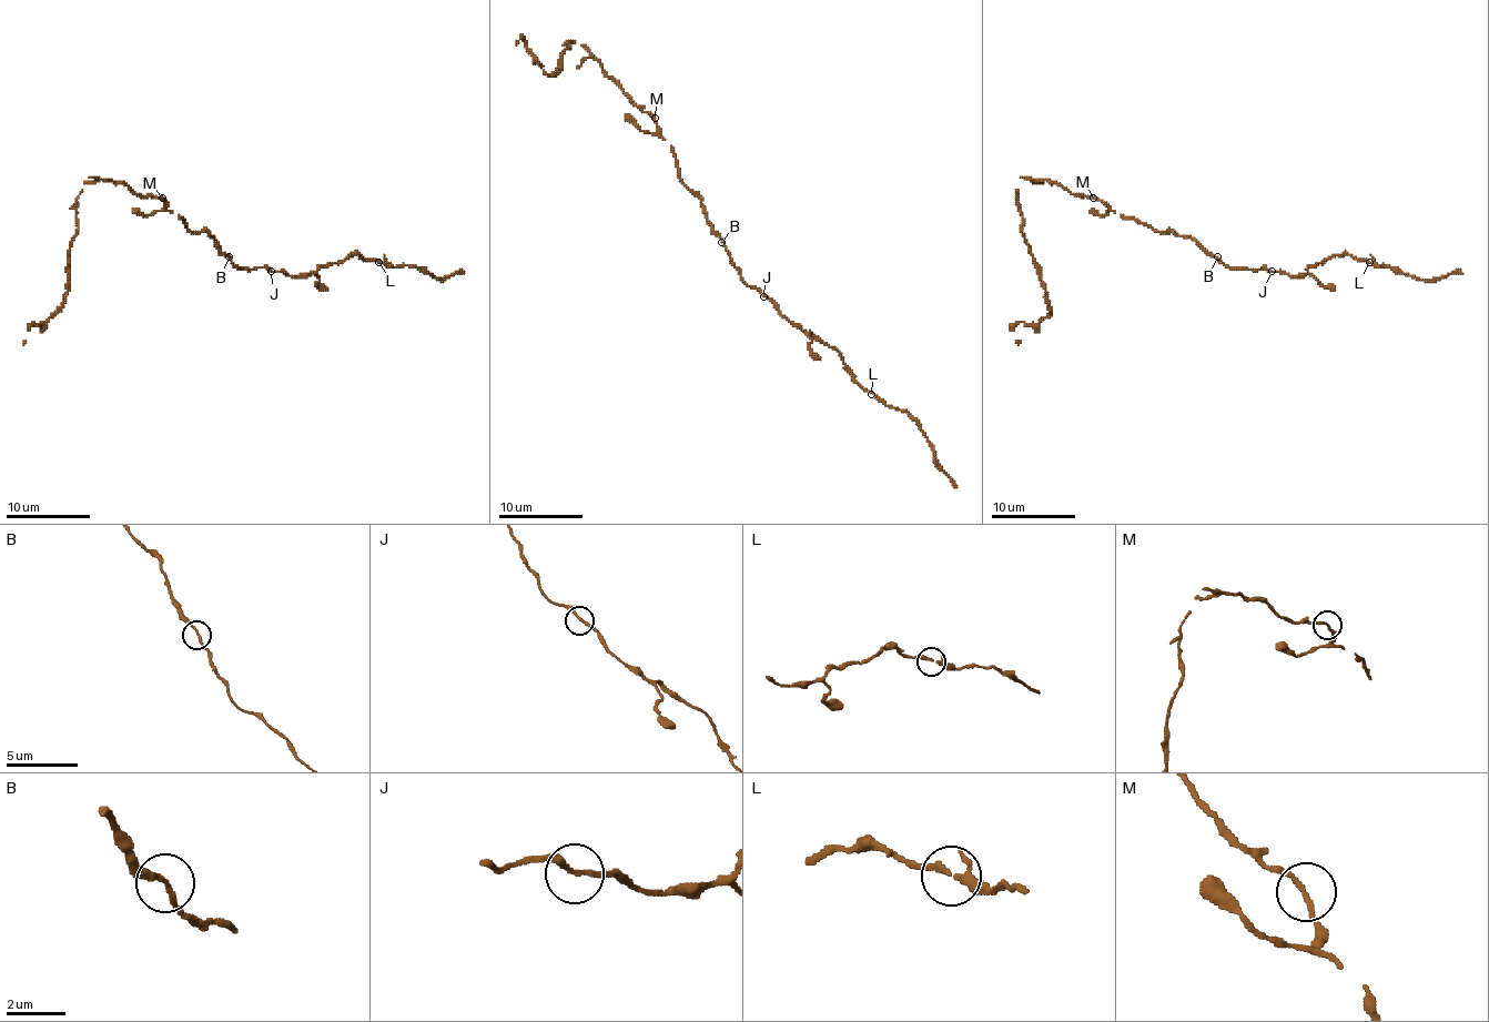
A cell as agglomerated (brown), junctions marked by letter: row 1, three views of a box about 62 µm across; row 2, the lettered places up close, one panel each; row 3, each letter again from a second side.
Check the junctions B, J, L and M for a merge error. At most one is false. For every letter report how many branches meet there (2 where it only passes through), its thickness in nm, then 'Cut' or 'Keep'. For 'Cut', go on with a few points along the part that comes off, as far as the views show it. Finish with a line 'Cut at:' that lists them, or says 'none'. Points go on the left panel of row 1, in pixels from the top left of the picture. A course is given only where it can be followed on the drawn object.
B: Branches: 2. Thickness 150 nm. Keep
J: Branches: 2. Thickness 160 nm. Keep
L: Branches: 3. Thickness 150 nm. Keep
M: Branches: 2. Thickness 150 nm. Keep
Cut at: none

